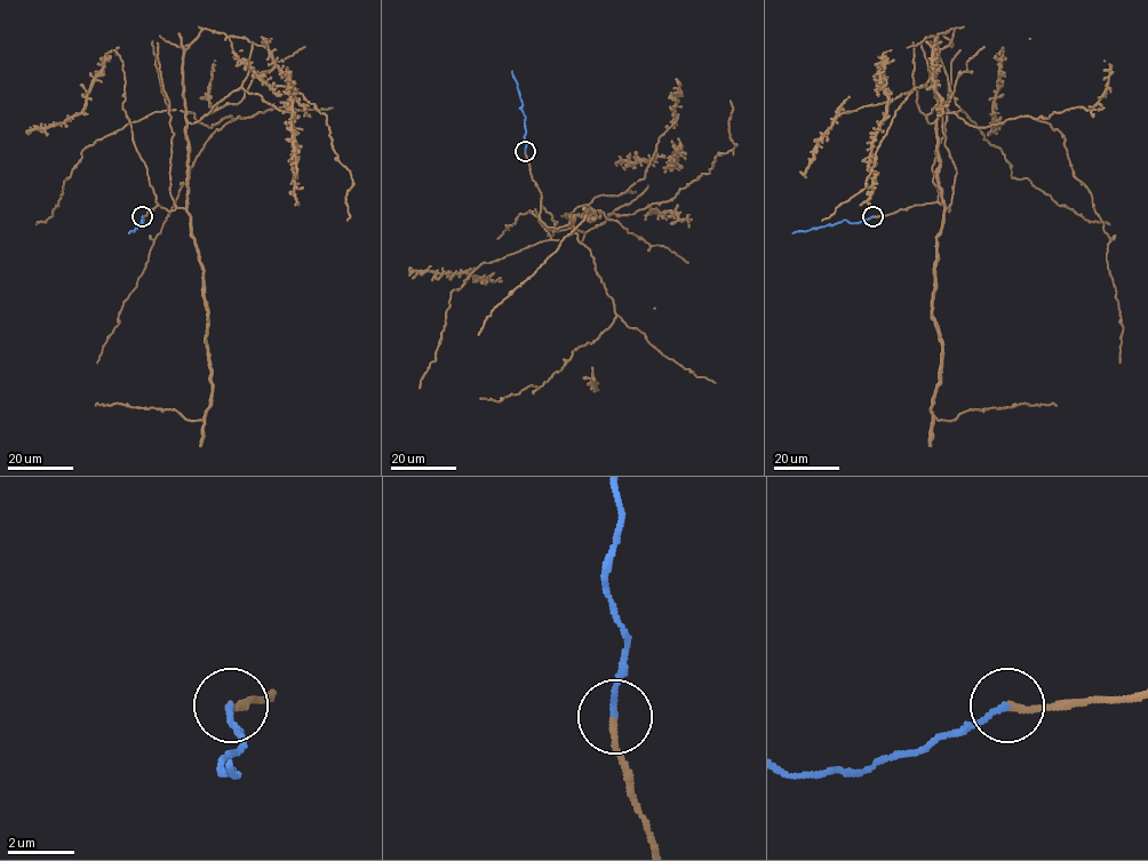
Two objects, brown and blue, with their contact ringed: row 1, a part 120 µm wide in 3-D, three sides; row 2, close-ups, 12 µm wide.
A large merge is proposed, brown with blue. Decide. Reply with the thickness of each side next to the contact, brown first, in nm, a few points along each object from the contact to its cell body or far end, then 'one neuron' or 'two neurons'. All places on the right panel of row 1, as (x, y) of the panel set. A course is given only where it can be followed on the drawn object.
calibres 200 and 170 nm; course brown (873, 216), (949, 210), (940, 112), (979, 127), (1044, 121), (1109, 238), (1119, 363); course blue (873, 216), (859, 223), (845, 220), (791, 233); one neuron

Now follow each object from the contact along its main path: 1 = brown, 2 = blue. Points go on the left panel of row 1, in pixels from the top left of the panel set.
1: (142, 216), (156, 202), (169, 210), (186, 206), (188, 112), (209, 127), (231, 117), (196, 158), (97, 363)
2: (142, 216), (143, 223), (142, 220), (128, 233)

